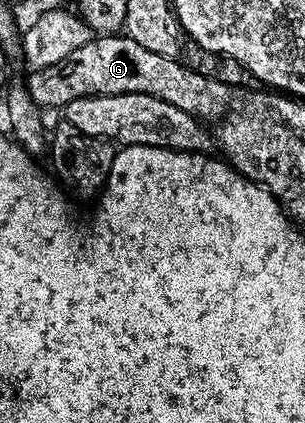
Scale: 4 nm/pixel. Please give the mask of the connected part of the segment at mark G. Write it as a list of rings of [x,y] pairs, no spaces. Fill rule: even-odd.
[[[124,33],[97,35],[90,37],[79,49],[67,53],[63,61],[47,65],[38,71],[30,70],[26,87],[31,99],[38,107],[63,109],[71,101],[87,99],[91,96],[130,95],[143,93],[159,97],[175,108],[183,109],[198,118],[222,118],[229,107],[238,99],[238,91],[229,84],[212,79],[201,71],[192,71],[180,63],[180,58],[160,55],[151,49],[143,49],[139,41],[130,39]]]

